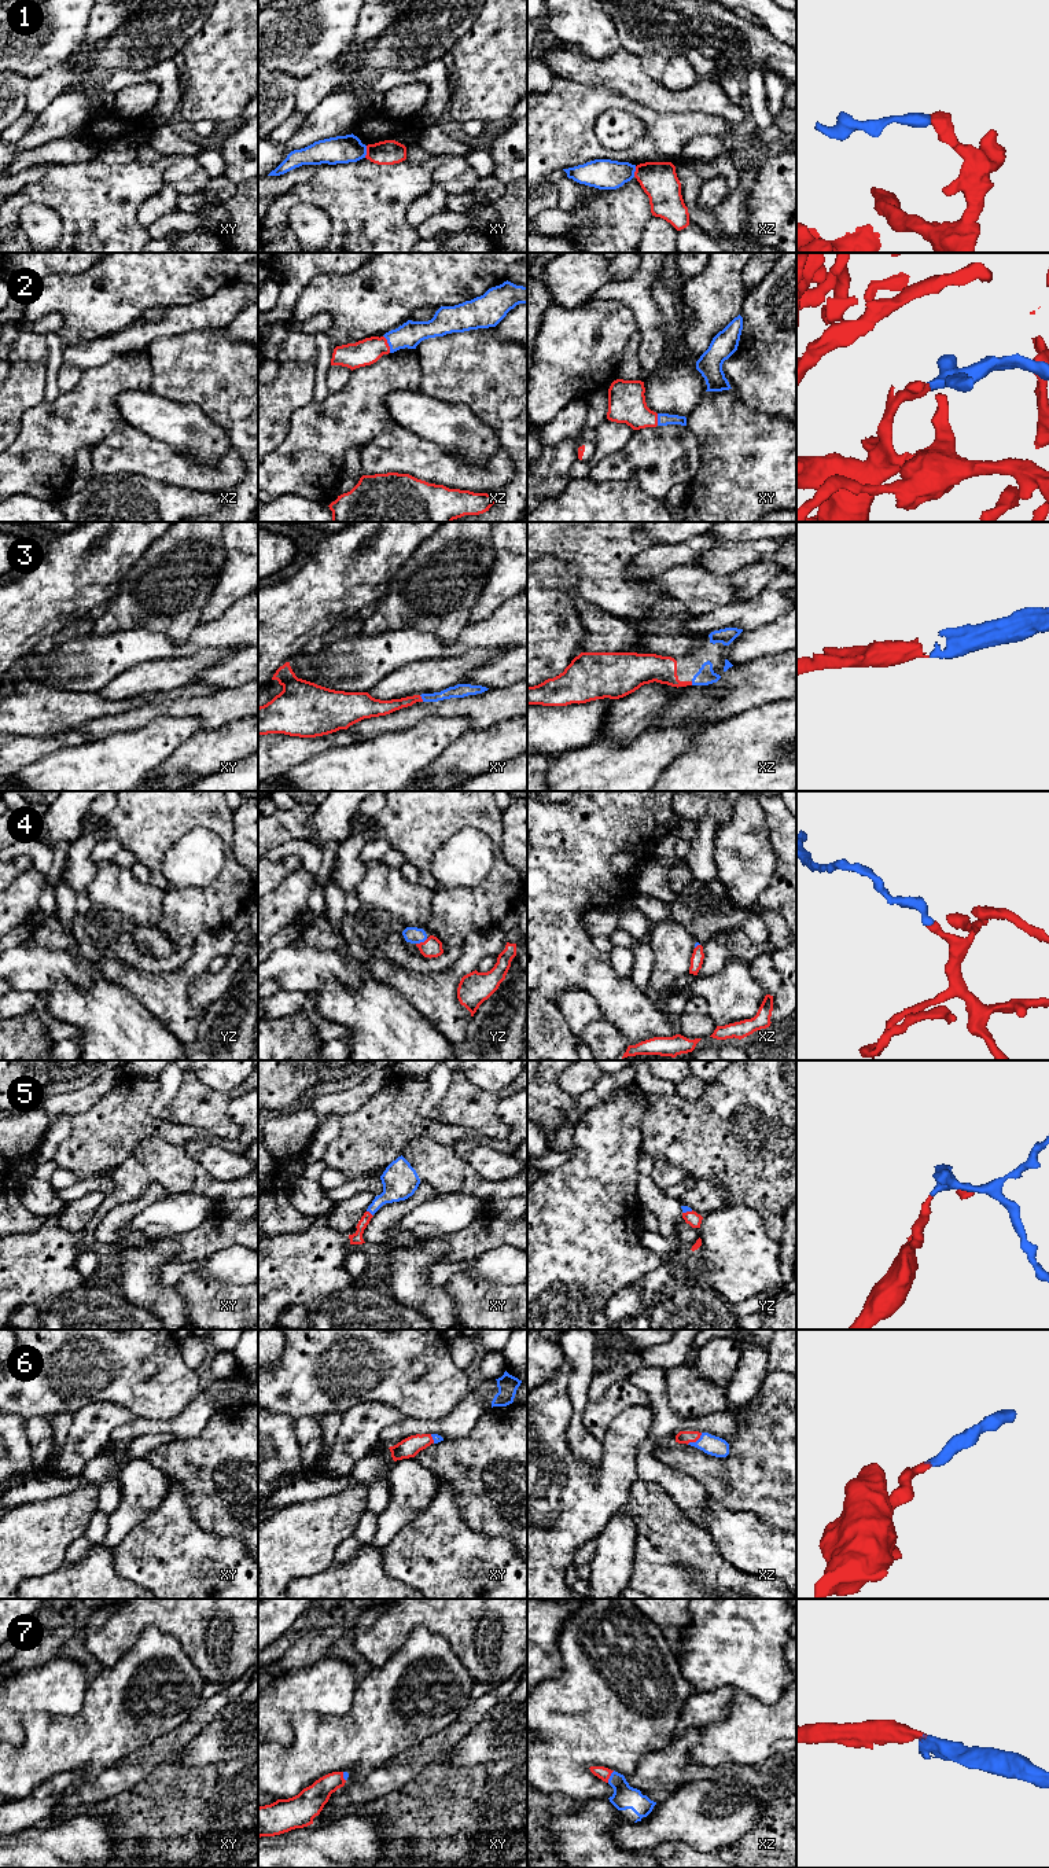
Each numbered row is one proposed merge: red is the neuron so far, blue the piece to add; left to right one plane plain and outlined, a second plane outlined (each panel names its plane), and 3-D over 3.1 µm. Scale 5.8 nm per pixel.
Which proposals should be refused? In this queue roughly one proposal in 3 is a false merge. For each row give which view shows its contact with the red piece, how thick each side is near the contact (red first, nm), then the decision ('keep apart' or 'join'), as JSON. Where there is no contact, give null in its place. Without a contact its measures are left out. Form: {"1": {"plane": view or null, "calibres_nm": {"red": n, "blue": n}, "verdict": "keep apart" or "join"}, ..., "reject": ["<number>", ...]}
{"1": {"plane": "xy", "calibres_nm": {"red": 140, "blue": 160}, "verdict": "join"}, "2": {"plane": "xz", "calibres_nm": {"red": 150, "blue": 150}, "verdict": "join"}, "3": {"plane": "xy", "calibres_nm": {"red": 100, "blue": 80}, "verdict": "join"}, "4": {"plane": "yz", "calibres_nm": {"red": 110, "blue": 100}, "verdict": "join"}, "5": {"plane": "xy", "calibres_nm": {"red": 70, "blue": 200}, "verdict": "join"}, "6": {"plane": "xz", "calibres_nm": {"red": 80, "blue": 120}, "verdict": "join"}, "7": {"plane": "xz", "calibres_nm": {"red": 70, "blue": 140}, "verdict": "join"}, "reject": []}

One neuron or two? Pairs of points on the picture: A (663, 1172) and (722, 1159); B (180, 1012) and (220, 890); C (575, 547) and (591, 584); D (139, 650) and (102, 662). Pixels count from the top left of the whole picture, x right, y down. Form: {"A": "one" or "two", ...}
{"A": "two", "B": "two", "C": "one", "D": "one"}

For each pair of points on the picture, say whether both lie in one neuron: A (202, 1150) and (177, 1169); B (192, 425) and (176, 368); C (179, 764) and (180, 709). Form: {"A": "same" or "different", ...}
{"A": "different", "B": "different", "C": "different"}

